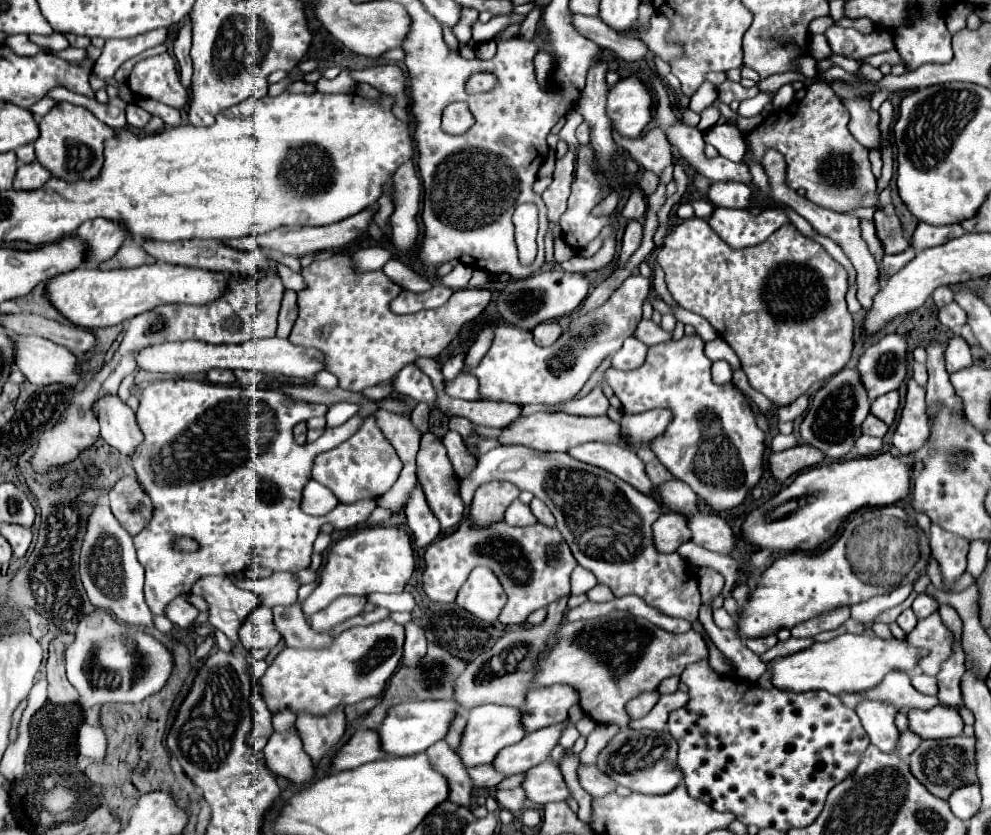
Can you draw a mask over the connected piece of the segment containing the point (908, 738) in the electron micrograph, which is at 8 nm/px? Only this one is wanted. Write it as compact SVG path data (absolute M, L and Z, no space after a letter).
M905 731L905 733L901 733L901 737L899 737L899 743L897 743L897 755L899 757L909 757L919 745L921 745L921 737L915 737L915 733L911 733L911 731Z

